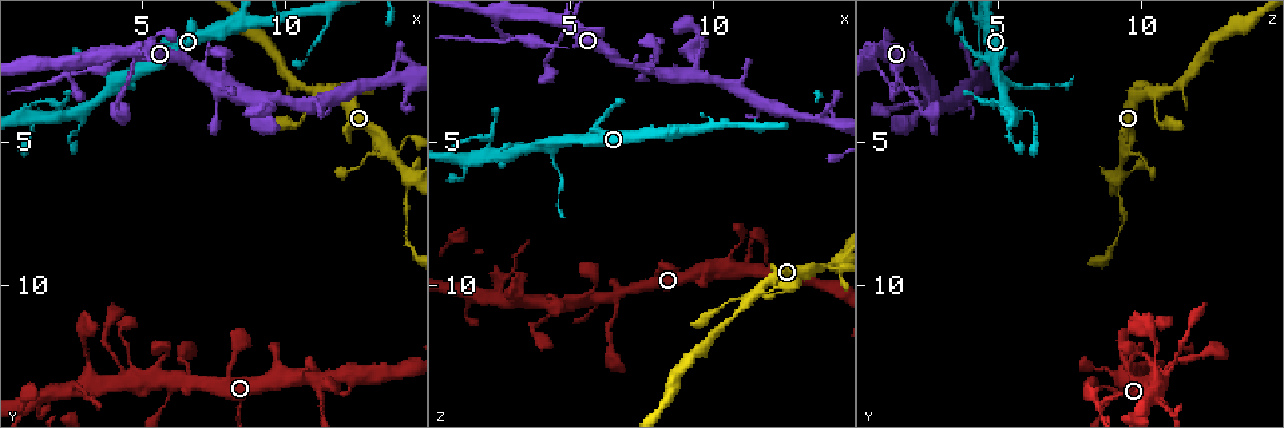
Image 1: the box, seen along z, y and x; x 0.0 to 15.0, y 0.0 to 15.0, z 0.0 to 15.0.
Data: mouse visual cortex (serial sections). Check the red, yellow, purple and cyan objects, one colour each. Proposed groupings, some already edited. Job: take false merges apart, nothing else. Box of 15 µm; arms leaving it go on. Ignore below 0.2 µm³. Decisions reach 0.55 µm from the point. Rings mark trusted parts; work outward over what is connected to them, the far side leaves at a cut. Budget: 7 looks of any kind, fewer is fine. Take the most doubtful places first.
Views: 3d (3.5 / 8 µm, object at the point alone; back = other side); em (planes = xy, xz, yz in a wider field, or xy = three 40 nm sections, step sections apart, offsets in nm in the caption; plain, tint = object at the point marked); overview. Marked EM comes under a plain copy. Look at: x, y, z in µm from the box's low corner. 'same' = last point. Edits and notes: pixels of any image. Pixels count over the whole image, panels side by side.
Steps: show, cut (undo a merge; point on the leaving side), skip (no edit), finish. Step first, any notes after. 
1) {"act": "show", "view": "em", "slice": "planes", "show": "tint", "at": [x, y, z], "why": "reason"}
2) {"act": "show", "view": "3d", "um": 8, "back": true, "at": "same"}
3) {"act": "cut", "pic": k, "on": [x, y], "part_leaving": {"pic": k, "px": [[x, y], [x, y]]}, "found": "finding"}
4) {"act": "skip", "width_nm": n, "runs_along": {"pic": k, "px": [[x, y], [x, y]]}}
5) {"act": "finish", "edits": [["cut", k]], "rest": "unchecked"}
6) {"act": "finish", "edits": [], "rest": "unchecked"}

{"act": "show", "view": "3d", "um": 8, "at": [4.6, 1.8, 1.7], "why": "calibre changes"}

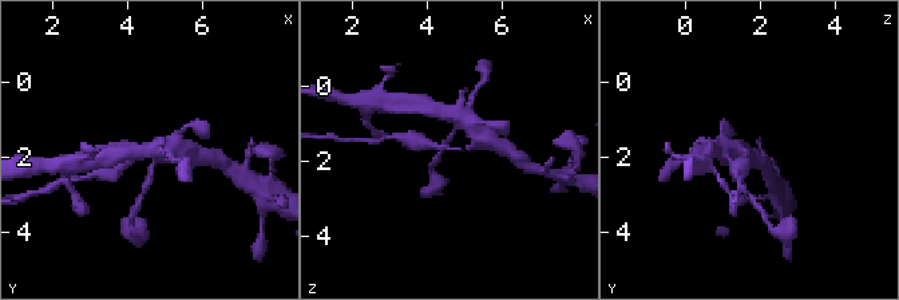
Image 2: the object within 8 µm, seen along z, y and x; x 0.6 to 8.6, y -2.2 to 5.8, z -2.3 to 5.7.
{"act": "show", "view": "3d", "um": 3.5, "at": [4.5, 2.0, 1.6], "why": "closer look"}

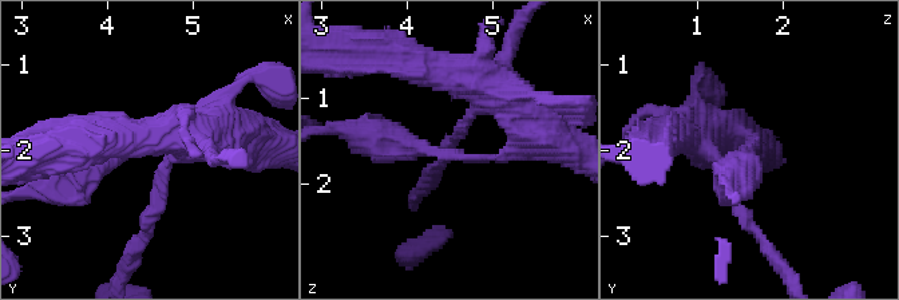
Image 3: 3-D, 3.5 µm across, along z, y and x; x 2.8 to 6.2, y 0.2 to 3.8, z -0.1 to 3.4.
{"act": "show", "view": "em", "slice": "planes", "show": "tint", "at": [4.55, 1.90, 1.65], "arm_widths_nm": [200, 300], "why": "need the tissue"}

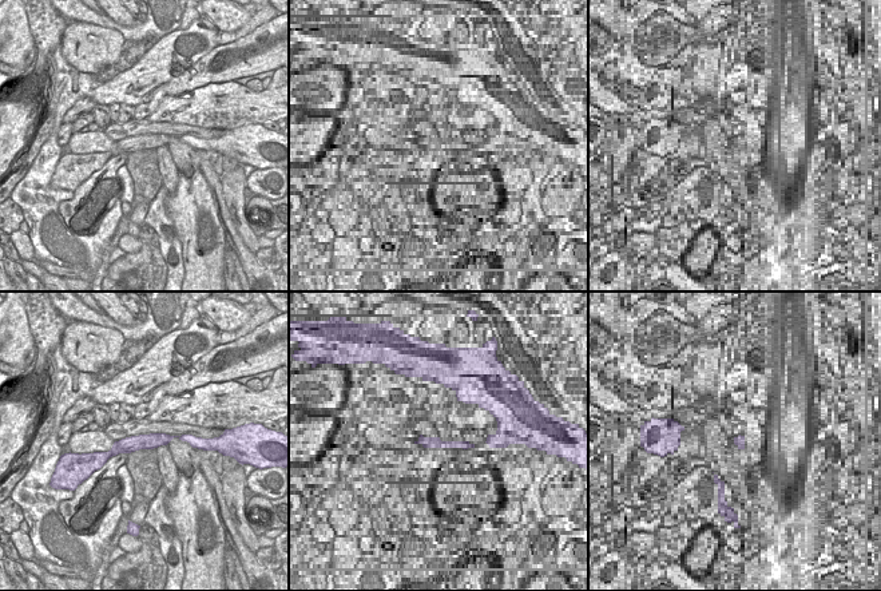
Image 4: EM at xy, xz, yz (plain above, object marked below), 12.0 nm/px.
{"act": "skip", "runs_along": {"pic": 4, "px": [[166, 437], [99, 455]]}, "found": "continuous, no second cell"}

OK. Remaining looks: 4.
{"act": "show", "view": "3d", "um": 3.5, "at": [14.4, 4.7, 9.4], "why": "abrupt turn"}

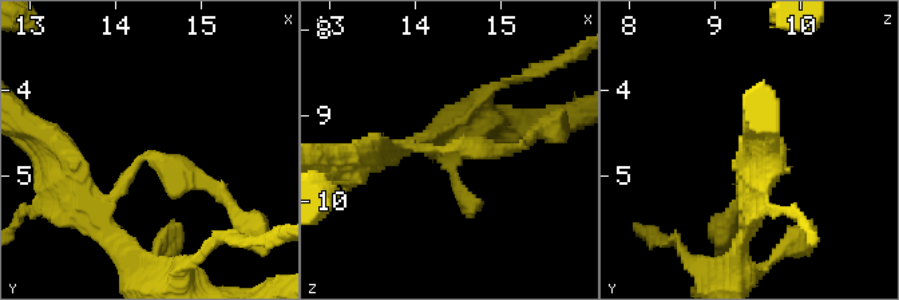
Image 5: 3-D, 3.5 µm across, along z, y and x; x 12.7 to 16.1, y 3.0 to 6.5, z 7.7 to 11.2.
{"act": "show", "view": "em", "slice": "xy", "step": 2, "show": "tint", "at": [14.35, 4.75, 9.40], "why": "now the EM"}

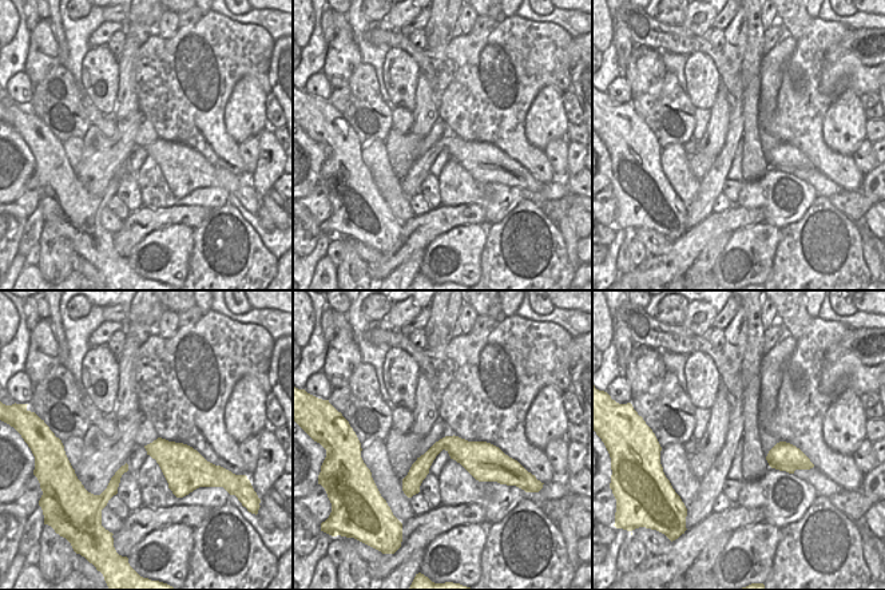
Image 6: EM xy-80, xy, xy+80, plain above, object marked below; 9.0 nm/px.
{"act": "show", "view": "em", "slice": "xy", "step": 1, "show": "tint", "at": "same", "why": "another direction"}

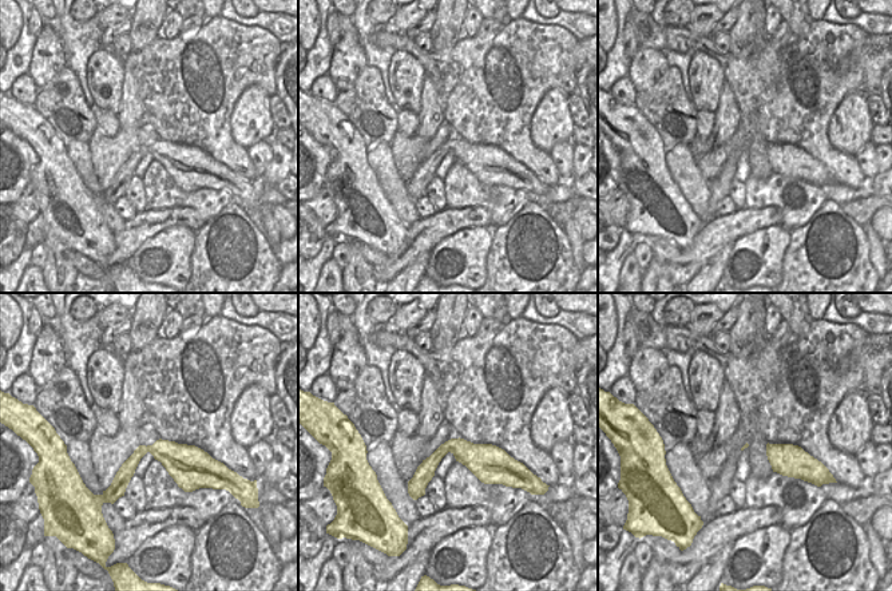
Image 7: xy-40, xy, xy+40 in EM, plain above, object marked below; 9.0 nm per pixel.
{"act": "skip", "runs_along": {"pic": 5, "px": [[82, 201], [106, 205], [143, 156], [197, 189]]}, "found": "continuous, no second cell"}

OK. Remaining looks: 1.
{"act": "finish", "edits": [], "rest": "unchecked"}

